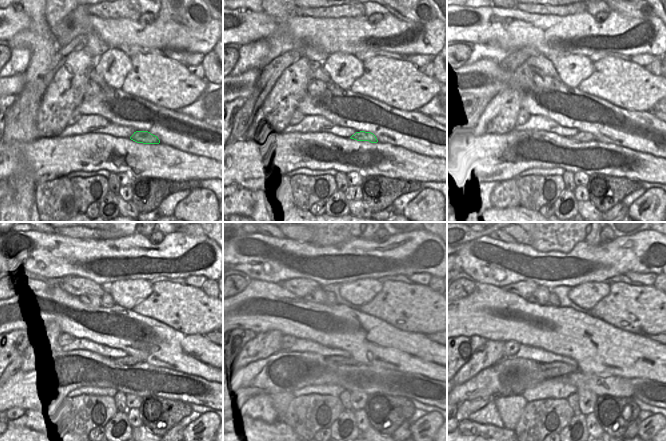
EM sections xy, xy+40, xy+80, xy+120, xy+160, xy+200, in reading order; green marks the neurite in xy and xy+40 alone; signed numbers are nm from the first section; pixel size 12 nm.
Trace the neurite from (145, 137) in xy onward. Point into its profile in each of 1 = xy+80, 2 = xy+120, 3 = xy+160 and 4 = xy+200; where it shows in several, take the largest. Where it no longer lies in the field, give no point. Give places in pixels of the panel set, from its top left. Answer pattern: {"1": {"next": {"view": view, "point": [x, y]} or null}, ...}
{"1": {"next": {"view": "xy+80", "point": [582, 137]}}, "2": {"next": {"view": "xy+120", "point": [128, 360]}}, "3": {"next": {"view": "xy+160", "point": [347, 360]}}, "4": {"next": {"view": "xy+200", "point": [537, 373]}}}

